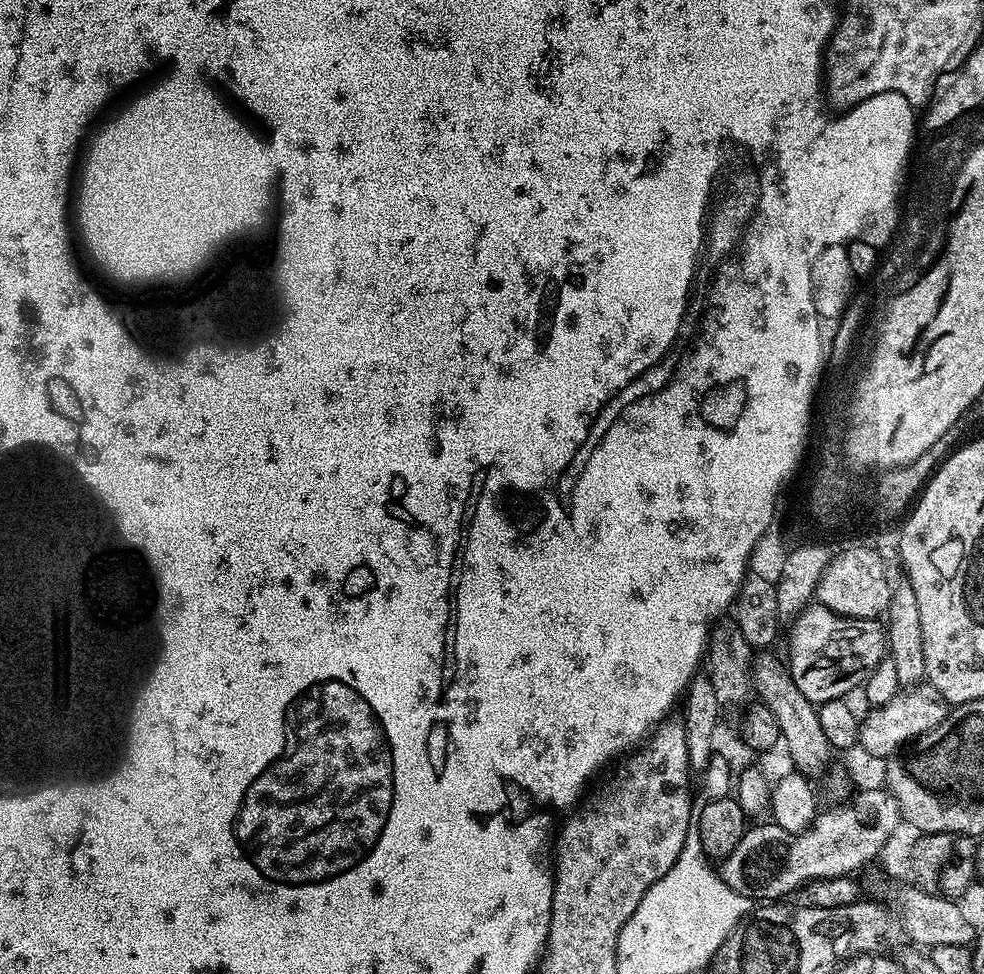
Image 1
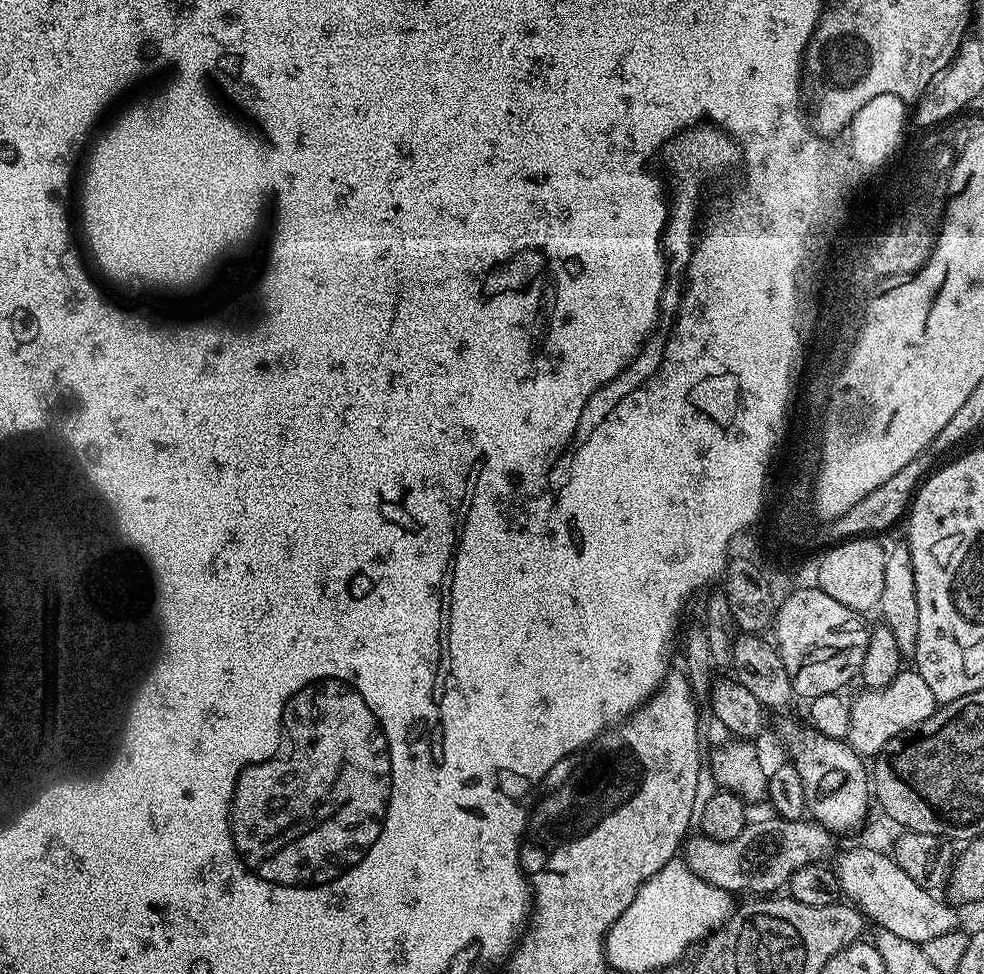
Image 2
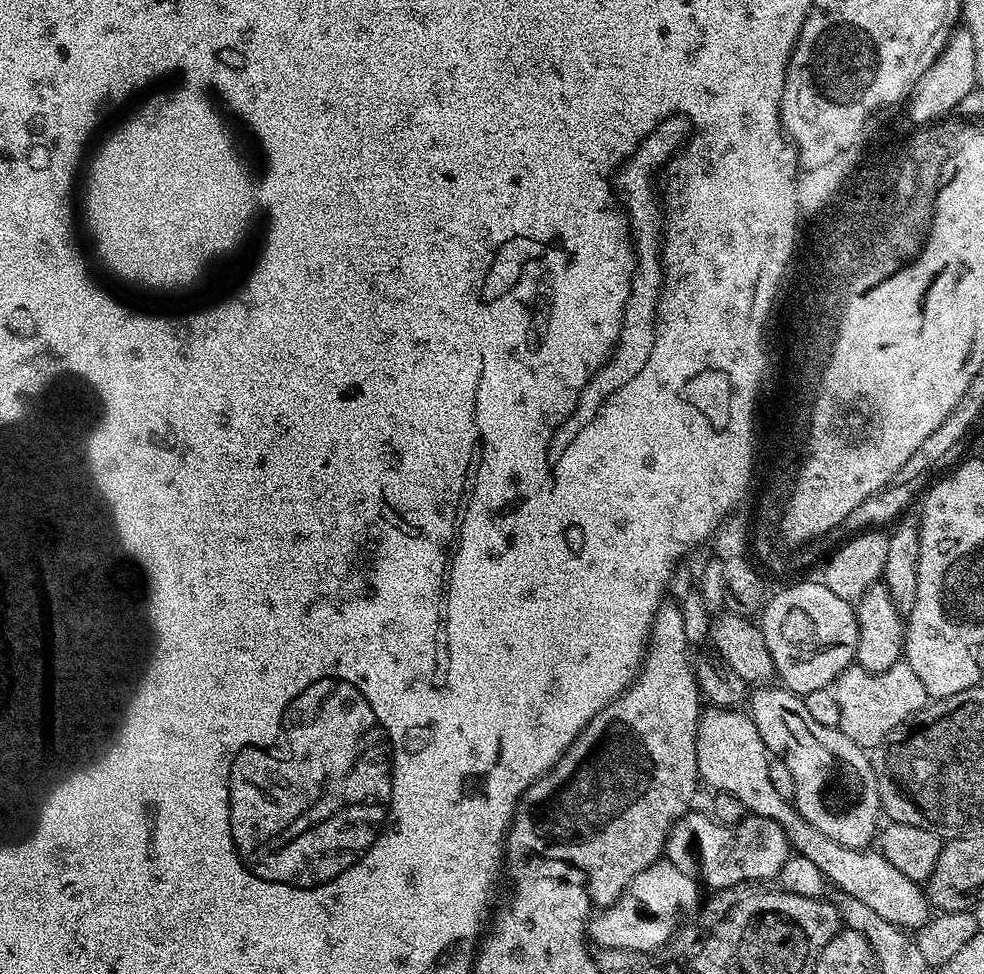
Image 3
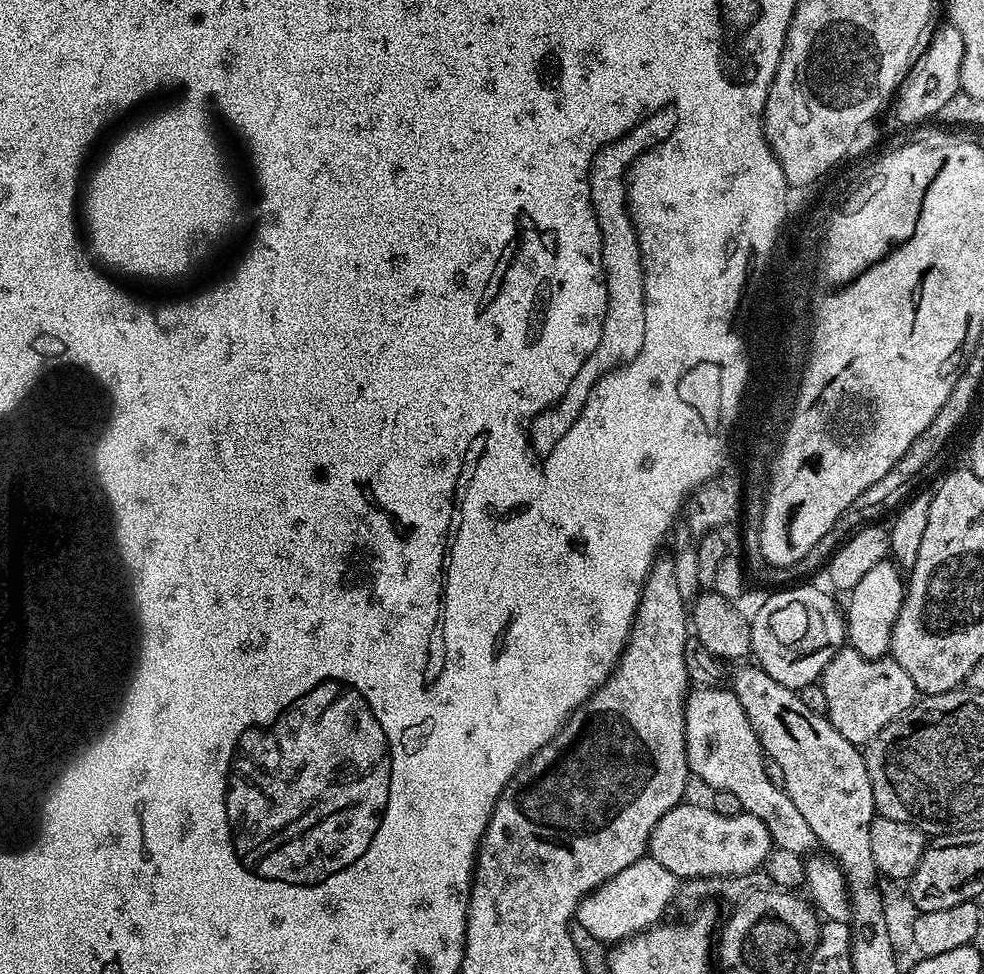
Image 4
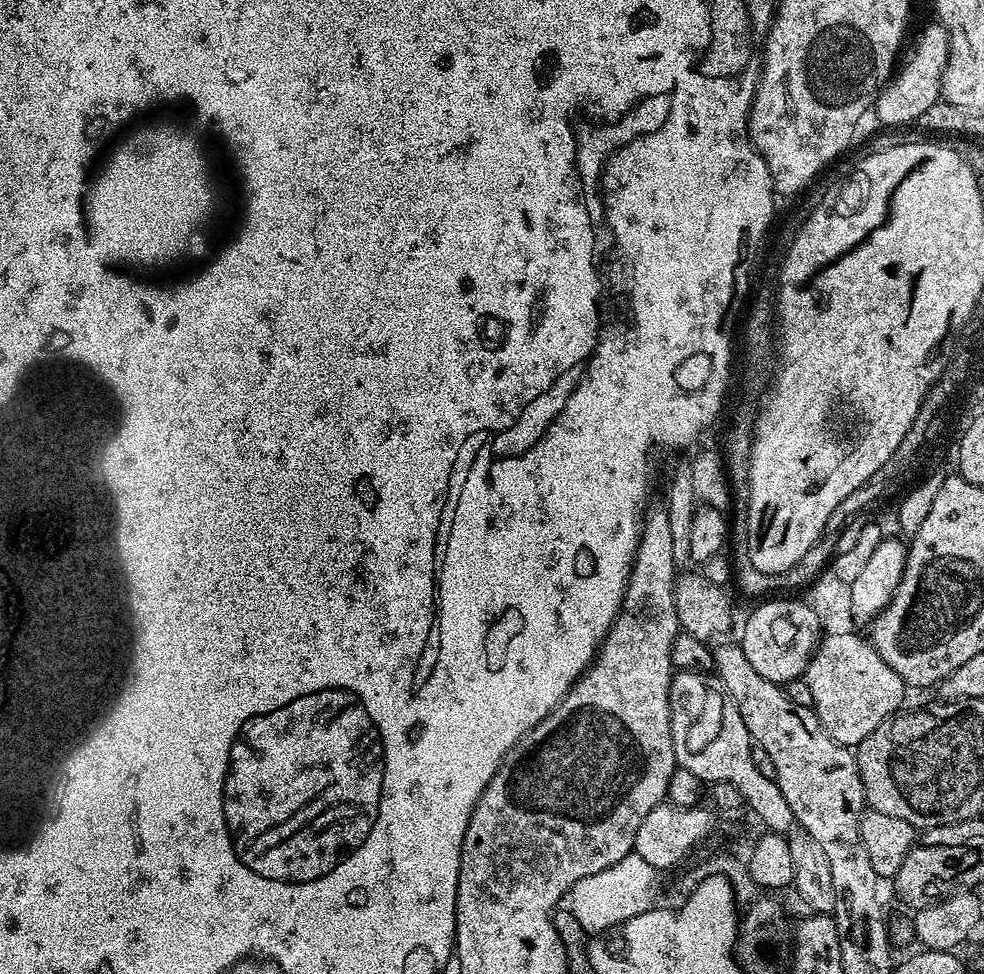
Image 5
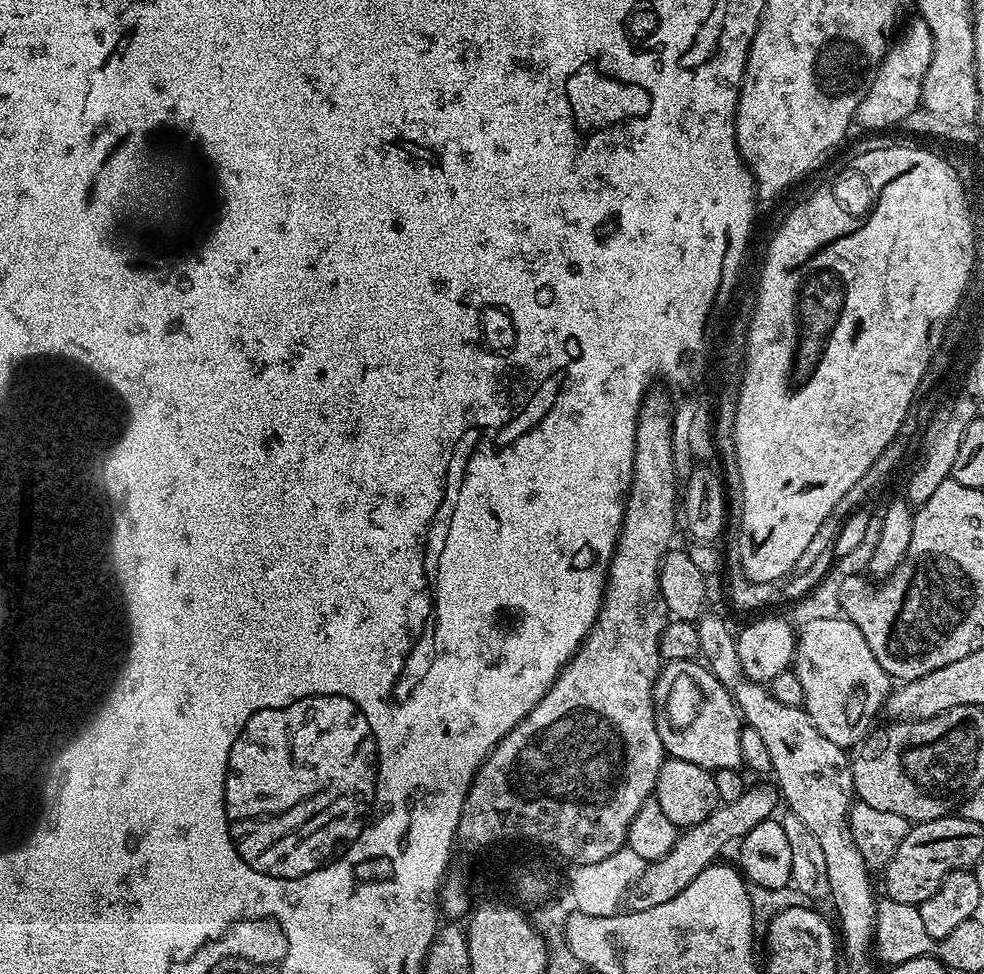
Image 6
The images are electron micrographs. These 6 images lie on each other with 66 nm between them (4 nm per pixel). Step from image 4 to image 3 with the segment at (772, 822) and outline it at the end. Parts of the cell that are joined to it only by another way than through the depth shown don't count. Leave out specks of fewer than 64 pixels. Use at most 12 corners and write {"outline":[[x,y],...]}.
{"outline":[[751,715],[696,727],[700,780],[782,826],[825,881],[905,930],[927,895],[879,850],[847,848],[782,798]]}

